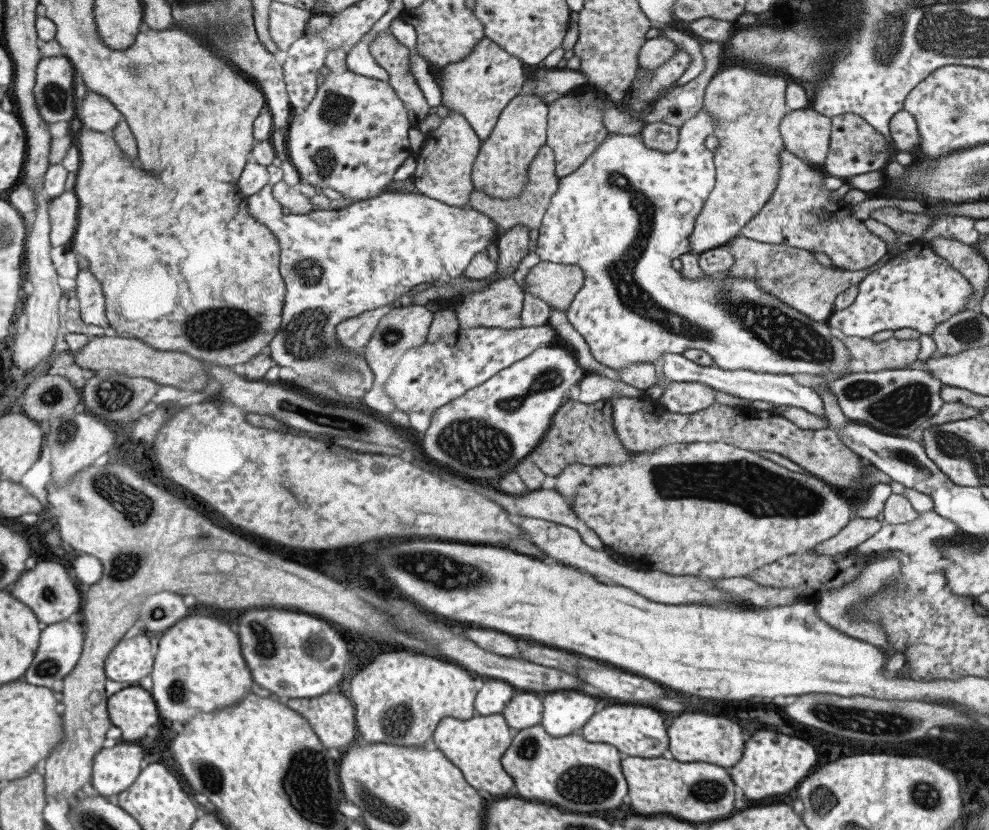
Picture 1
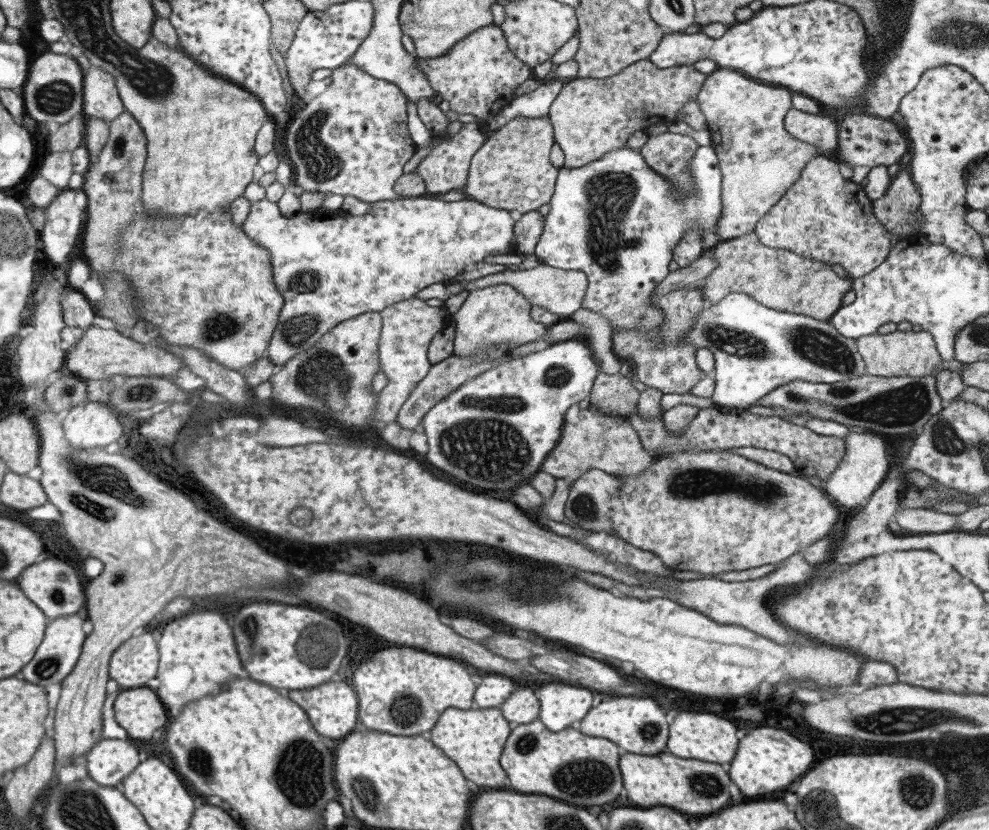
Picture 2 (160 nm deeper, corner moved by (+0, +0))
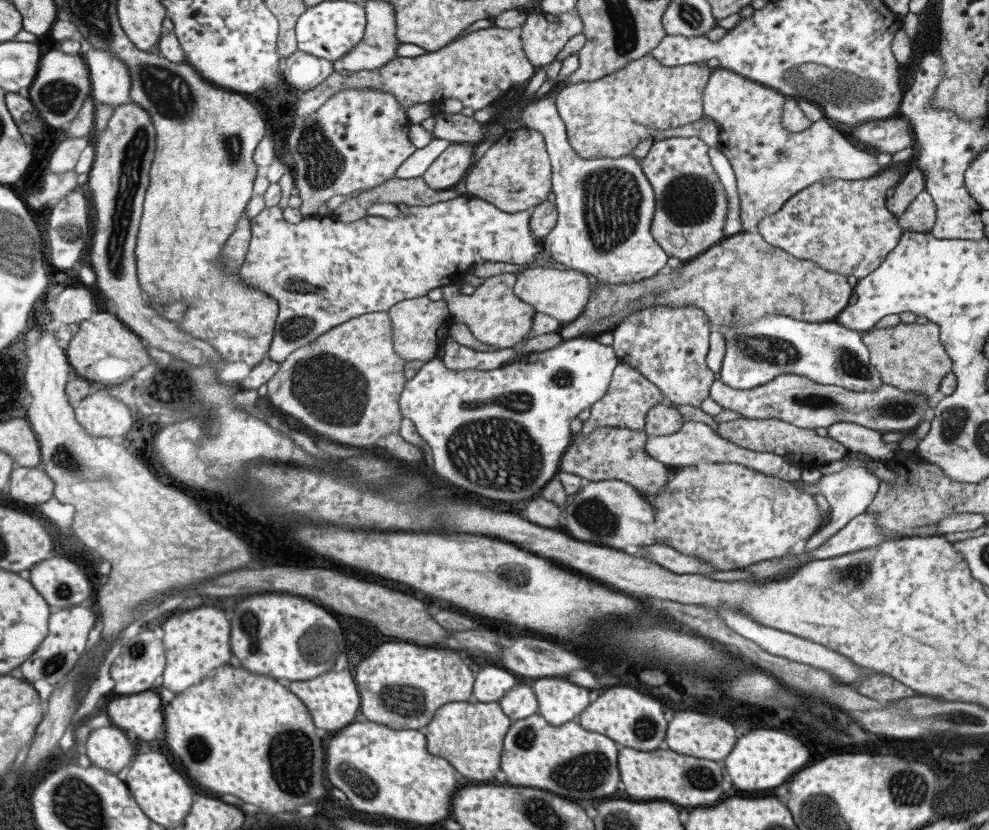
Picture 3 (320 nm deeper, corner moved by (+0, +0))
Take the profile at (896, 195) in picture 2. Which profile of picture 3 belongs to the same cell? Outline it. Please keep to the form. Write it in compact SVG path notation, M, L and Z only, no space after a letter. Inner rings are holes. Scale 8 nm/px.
M922 190L911 200L901 217L896 217L896 223L901 232L931 231L935 222L936 208L928 192Z

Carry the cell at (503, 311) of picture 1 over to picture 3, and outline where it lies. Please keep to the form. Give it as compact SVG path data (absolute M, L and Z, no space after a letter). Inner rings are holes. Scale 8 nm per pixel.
M500 273L483 280L469 295L455 293L458 283L439 286L453 322L465 324L479 342L499 349L511 348L530 331L534 308L514 295L515 273Z

